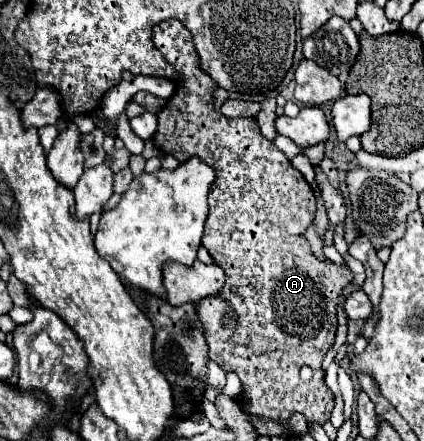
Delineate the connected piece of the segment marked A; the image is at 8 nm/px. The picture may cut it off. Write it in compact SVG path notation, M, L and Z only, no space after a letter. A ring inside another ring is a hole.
M172 19L160 23L152 37L158 51L182 77L176 81L176 91L164 109L156 113L158 127L152 141L162 155L172 155L180 163L198 157L216 173L208 197L210 215L206 219L202 245L208 249L214 263L226 271L226 285L214 299L202 299L196 305L208 339L208 357L224 371L234 371L240 377L244 391L238 401L244 403L244 411L264 419L282 421L284 425L288 417L298 411L306 415L308 423L324 423L330 419L334 397L324 385L322 359L334 343L338 293L352 281L352 273L348 267L324 263L312 255L310 245L304 239L304 229L314 221L316 199L302 173L260 133L254 119L228 119L214 109L214 91L218 85L202 71L190 31ZM302 365L312 369L314 375L310 381L300 379Z

